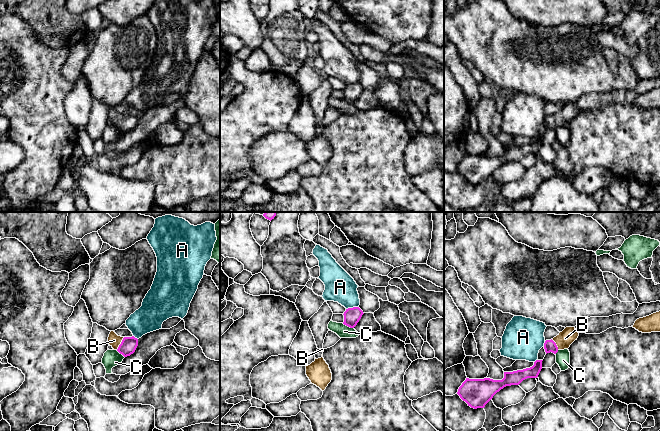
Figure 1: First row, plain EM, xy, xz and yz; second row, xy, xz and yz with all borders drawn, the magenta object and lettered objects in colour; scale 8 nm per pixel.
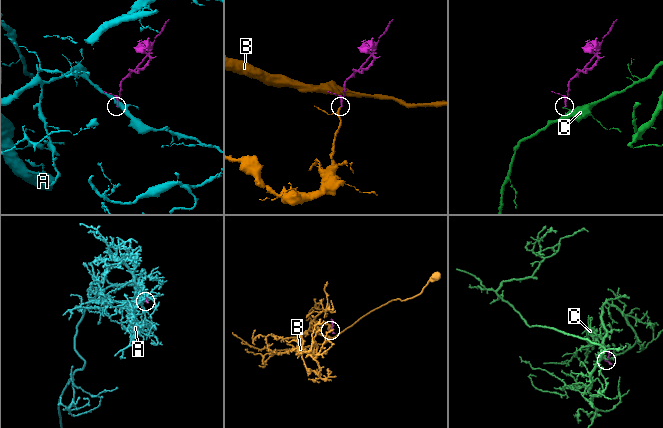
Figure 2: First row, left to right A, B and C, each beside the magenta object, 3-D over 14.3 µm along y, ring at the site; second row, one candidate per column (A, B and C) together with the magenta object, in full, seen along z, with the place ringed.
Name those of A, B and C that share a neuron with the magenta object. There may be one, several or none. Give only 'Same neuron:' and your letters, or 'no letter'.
Same neuron: B

